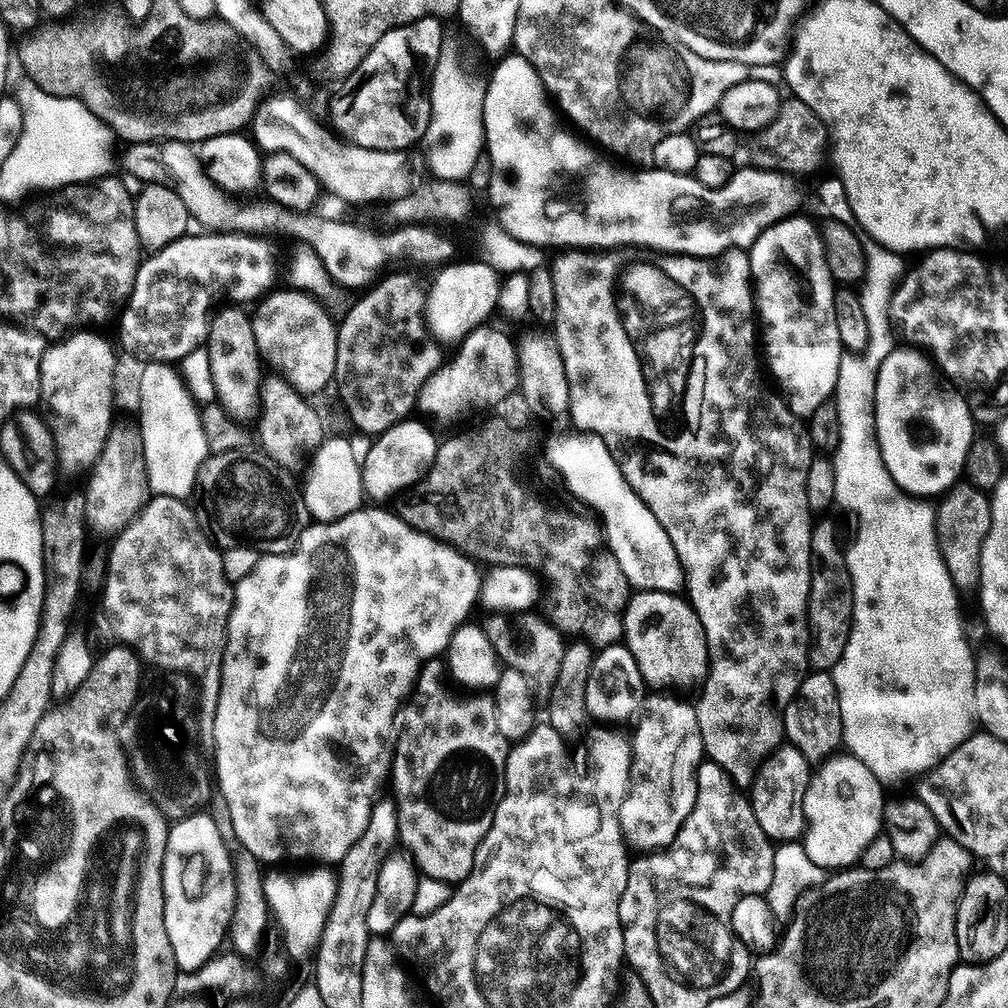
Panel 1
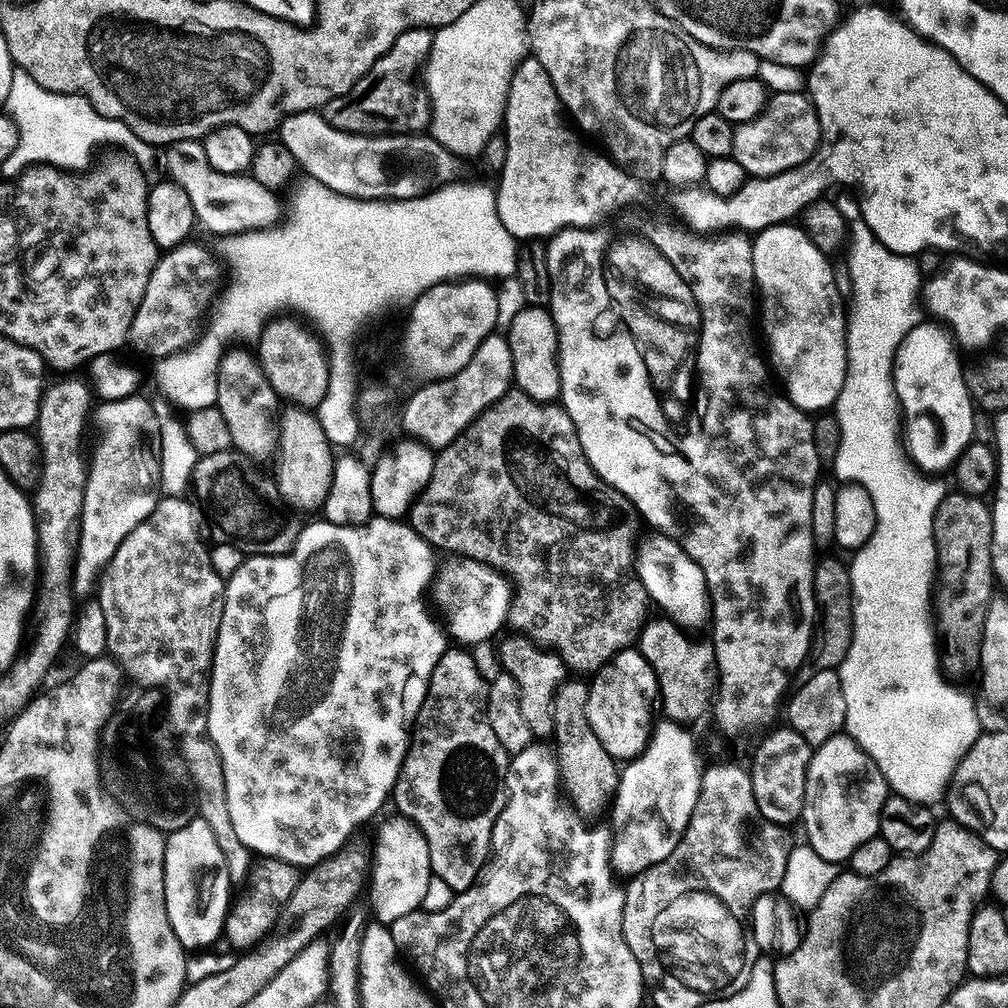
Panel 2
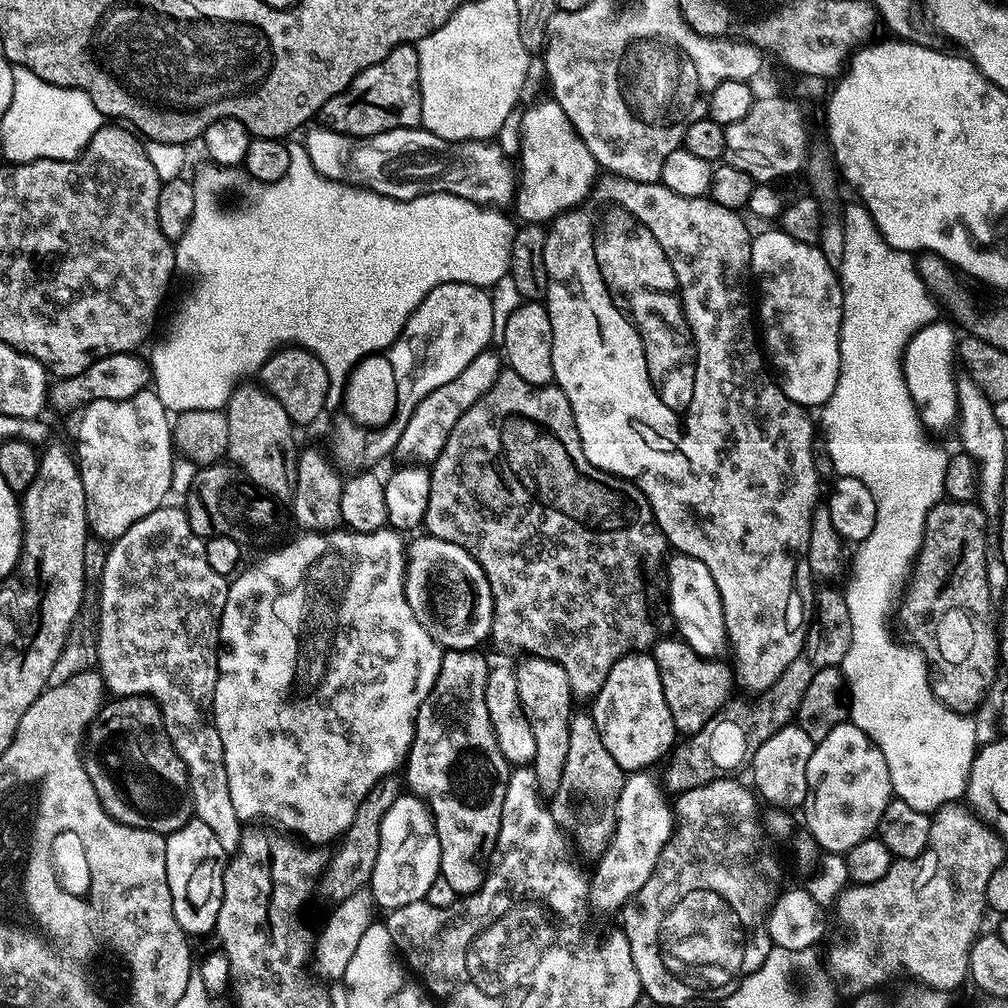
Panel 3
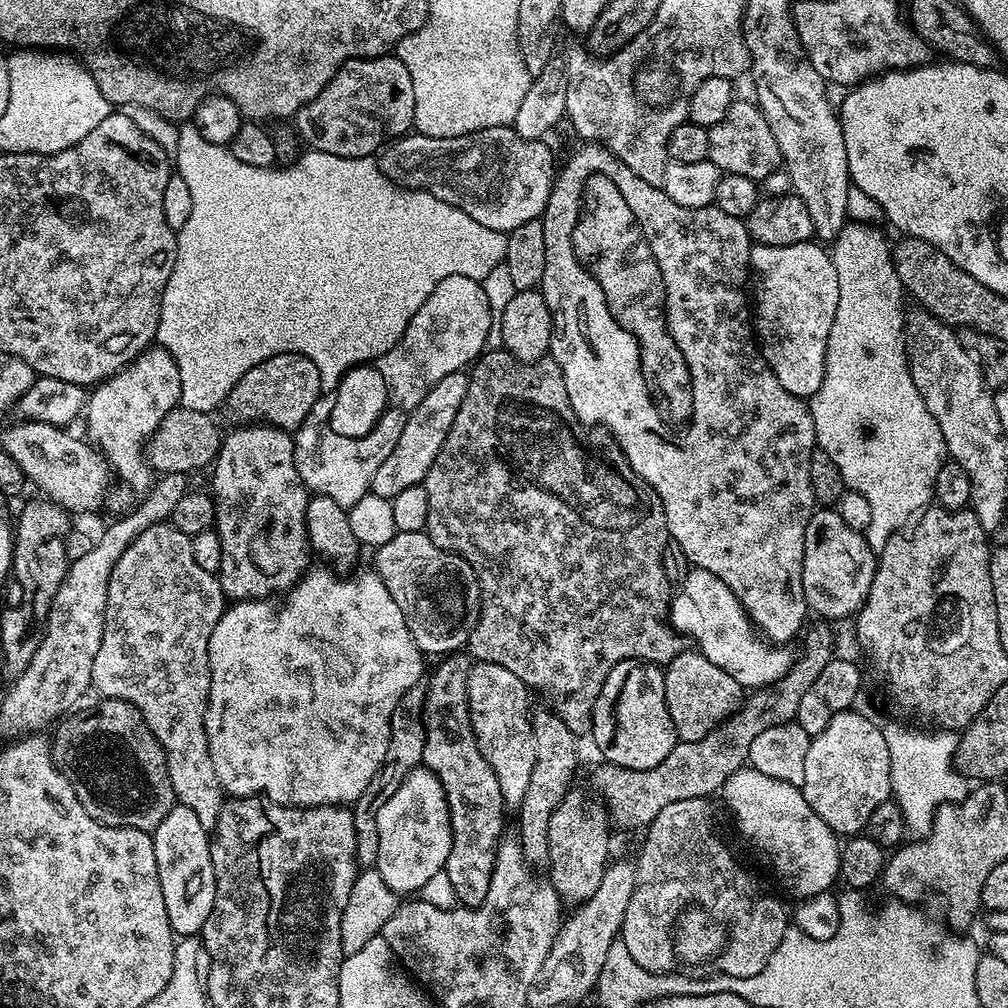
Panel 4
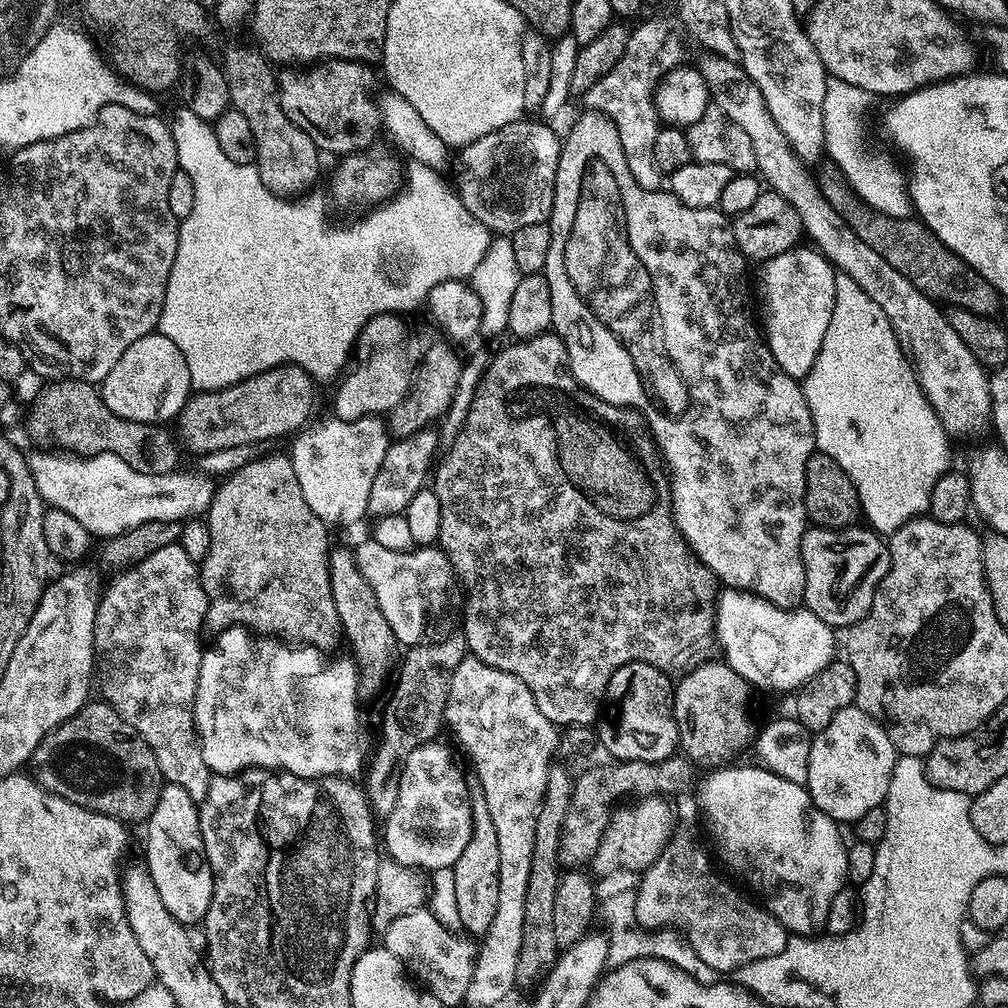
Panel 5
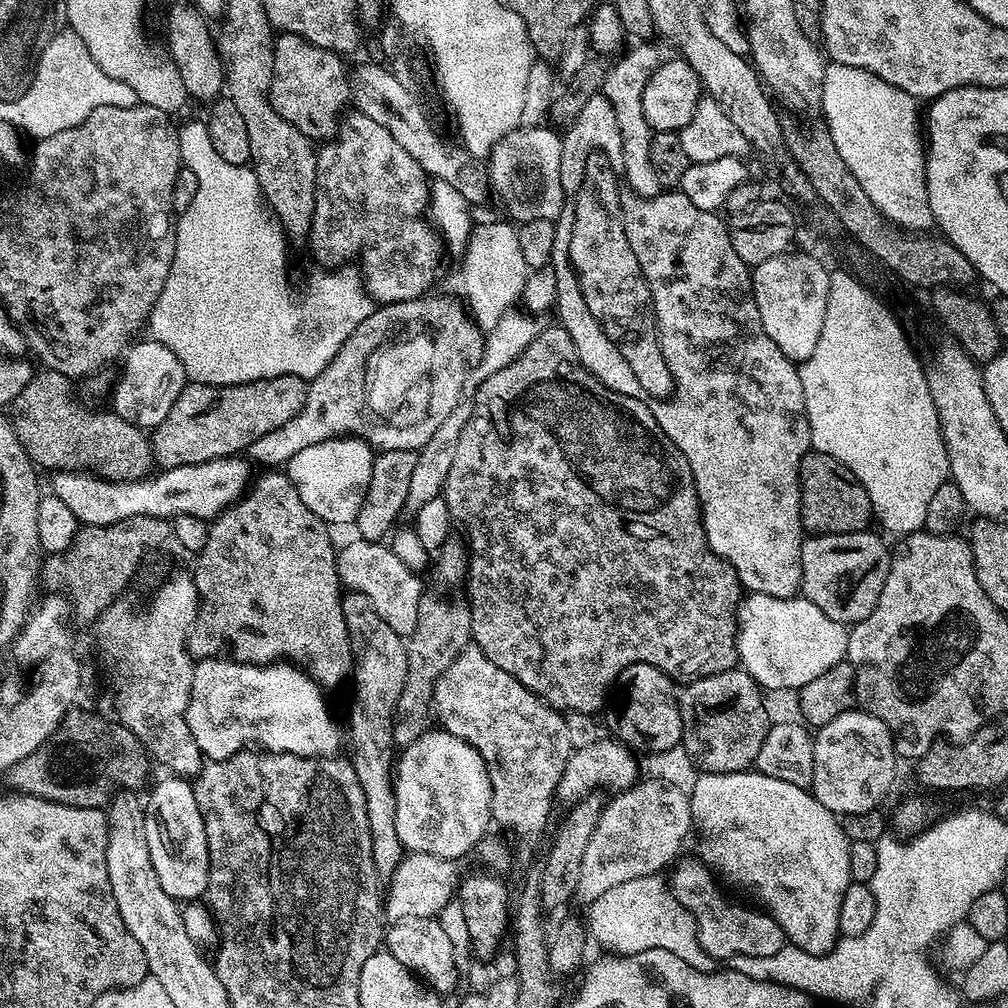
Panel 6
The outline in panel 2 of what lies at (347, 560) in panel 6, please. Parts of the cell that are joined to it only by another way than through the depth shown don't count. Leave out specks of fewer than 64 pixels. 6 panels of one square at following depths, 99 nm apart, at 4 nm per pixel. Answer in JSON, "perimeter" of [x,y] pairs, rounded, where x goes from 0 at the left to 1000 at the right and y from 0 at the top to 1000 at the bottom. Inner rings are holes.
{"perimeter":[[[444,554],[436,561],[427,578],[427,595],[437,606],[436,614],[453,640],[468,641],[484,635],[504,614],[504,598],[508,595],[506,579],[496,568],[463,554]],[[440,614],[440,615],[439,615]]]}

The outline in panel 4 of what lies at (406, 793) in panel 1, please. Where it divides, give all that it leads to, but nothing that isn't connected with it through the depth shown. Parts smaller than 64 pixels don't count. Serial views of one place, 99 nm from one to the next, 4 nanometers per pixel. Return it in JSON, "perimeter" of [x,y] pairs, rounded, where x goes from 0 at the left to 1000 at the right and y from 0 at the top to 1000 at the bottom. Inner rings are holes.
{"perimeter":[[[460,645],[441,650],[438,655],[440,656],[430,665],[429,672],[427,672],[427,667],[423,675],[420,708],[423,720],[423,738],[419,758],[433,769],[435,776],[440,782],[448,816],[448,838],[439,863],[446,869],[453,894],[459,900],[472,901],[482,891],[482,883],[486,883],[486,871],[492,862],[492,844],[501,828],[500,806],[502,807],[502,799],[498,792],[498,784],[494,780],[494,772],[490,772],[490,764],[486,764],[486,756],[482,756],[466,716],[464,670],[470,656],[467,650]]]}

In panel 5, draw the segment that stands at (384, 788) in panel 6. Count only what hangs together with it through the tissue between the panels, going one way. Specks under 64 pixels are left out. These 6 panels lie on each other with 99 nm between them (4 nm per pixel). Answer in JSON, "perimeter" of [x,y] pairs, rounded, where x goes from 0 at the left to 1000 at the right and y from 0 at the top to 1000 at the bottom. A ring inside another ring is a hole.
{"perimeter":[[[330,543],[326,547],[325,568],[327,569],[327,585],[331,593],[331,605],[337,614],[336,626],[340,634],[342,631],[353,646],[352,654],[358,660],[363,659],[367,663],[365,675],[371,679],[377,673],[376,666],[385,657],[385,646],[394,642],[393,631],[379,609],[379,601],[375,601],[375,593],[371,593],[371,585],[367,585],[367,577],[359,573],[359,565],[355,565],[353,549],[348,543]]]}

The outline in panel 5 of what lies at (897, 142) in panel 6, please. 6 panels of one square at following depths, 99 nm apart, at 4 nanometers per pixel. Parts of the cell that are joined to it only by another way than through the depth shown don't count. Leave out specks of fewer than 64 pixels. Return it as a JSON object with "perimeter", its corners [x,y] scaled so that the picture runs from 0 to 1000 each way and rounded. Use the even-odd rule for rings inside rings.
{"perimeter":[[[822,77],[819,81],[818,97],[815,104],[815,117],[818,121],[818,145],[819,155],[825,158],[830,168],[835,172],[838,179],[841,180],[846,191],[862,206],[878,210],[881,214],[900,215],[903,210],[903,195],[899,189],[898,176],[883,163],[879,163],[873,159],[868,163],[867,160],[861,159],[861,155],[857,152],[857,147],[853,144],[853,117],[857,110],[861,107],[861,99],[863,100],[863,92],[855,89],[851,85],[843,85],[843,81],[835,81]]]}

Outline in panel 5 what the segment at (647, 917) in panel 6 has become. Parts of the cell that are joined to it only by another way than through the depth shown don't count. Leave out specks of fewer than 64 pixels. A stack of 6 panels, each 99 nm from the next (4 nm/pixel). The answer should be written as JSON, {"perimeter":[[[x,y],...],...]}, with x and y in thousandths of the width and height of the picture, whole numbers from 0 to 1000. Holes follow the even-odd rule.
{"perimeter":[[[611,885],[603,894],[598,894],[597,907],[605,913],[601,928],[603,930],[603,951],[608,957],[614,958],[626,952],[635,952],[638,948],[648,948],[650,952],[660,952],[677,962],[681,966],[688,968],[692,974],[697,976],[711,975],[712,965],[704,958],[700,958],[688,946],[686,938],[680,935],[670,924],[667,923],[640,923],[631,915],[631,886]]]}

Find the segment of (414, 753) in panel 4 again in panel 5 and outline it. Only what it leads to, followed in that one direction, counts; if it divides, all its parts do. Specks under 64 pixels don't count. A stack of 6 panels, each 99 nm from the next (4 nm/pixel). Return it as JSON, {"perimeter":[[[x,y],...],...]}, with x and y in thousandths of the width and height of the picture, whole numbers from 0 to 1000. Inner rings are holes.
{"perimeter":[[[459,630],[444,631],[441,635],[433,635],[430,639],[418,637],[406,642],[397,659],[397,668],[393,671],[393,680],[385,690],[385,699],[381,702],[381,715],[377,718],[377,739],[373,747],[368,747],[364,759],[365,771],[359,774],[361,788],[370,811],[384,812],[395,796],[395,767],[403,751],[411,748],[415,740],[428,738],[434,733],[437,721],[441,721],[440,705],[444,699],[444,682],[450,665],[460,655],[464,639]]]}

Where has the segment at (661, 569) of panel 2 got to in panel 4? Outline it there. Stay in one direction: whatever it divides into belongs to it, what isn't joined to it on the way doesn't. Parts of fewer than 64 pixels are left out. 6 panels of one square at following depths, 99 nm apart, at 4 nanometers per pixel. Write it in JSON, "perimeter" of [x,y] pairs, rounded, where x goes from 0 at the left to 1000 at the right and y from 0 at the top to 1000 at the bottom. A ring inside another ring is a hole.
{"perimeter":[[[689,562],[682,565],[683,572],[675,583],[676,595],[672,597],[671,604],[668,607],[666,604],[665,607],[665,615],[672,628],[683,633],[688,631],[690,634],[689,642],[693,647],[700,653],[704,653],[704,657],[708,657],[712,665],[720,665],[720,669],[724,669],[724,673],[728,673],[728,677],[732,677],[735,684],[755,683],[767,679],[772,673],[780,670],[788,654],[785,642],[767,641],[757,630],[752,629],[742,608],[734,600],[734,594],[726,588],[724,581],[720,581],[720,577],[716,577],[716,573],[704,569],[704,565],[696,565]]]}

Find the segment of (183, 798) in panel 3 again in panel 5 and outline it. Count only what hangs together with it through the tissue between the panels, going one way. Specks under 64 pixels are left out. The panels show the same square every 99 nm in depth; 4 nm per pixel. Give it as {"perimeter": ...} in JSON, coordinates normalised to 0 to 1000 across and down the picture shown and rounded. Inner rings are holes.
{"perimeter":[[[88,696],[77,703],[65,716],[62,716],[46,732],[42,732],[40,742],[36,745],[34,770],[43,781],[50,786],[57,786],[62,792],[73,796],[90,806],[108,810],[132,819],[145,815],[149,808],[153,808],[153,800],[157,800],[159,786],[164,780],[164,772],[157,760],[157,752],[153,752],[153,744],[143,735],[143,730],[129,720],[111,703],[106,696]]]}

